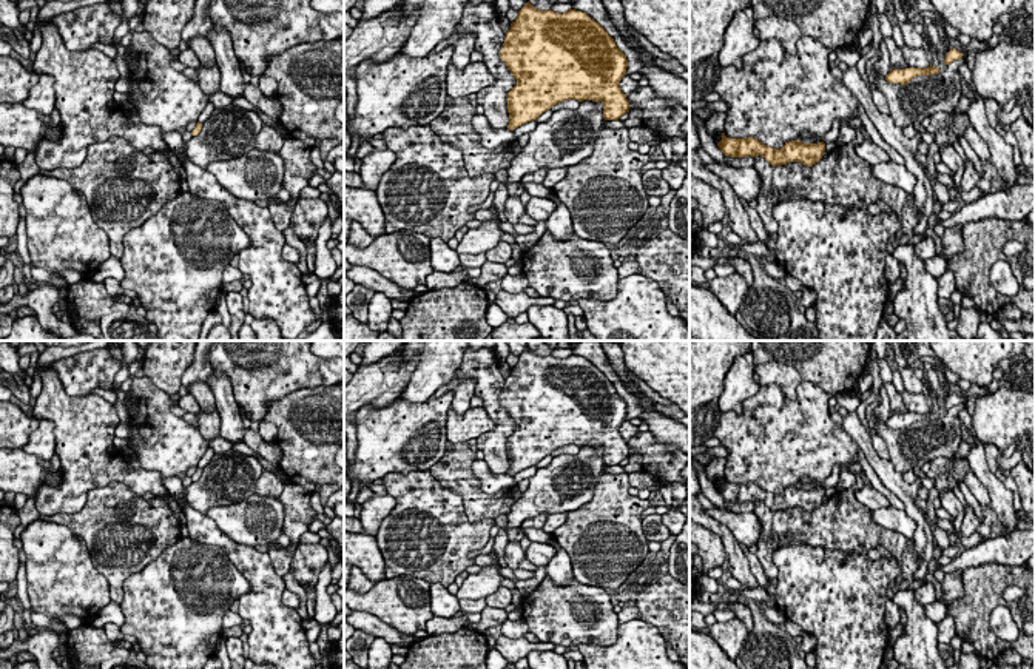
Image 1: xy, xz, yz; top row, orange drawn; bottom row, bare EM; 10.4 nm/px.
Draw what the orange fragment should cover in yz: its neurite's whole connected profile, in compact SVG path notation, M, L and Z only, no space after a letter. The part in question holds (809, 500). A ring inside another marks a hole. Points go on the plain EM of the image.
M722 478L722 486L717 492L730 503L757 503L762 501L770 510L780 512L790 507L801 507L805 512L813 512L819 507L825 496L825 489L802 489L801 486L785 487L782 495L764 490L754 482L731 484Z

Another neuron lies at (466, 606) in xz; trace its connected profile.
M478 598L478 600L460 600L460 612L463 617L469 614L481 614L481 610L486 607L486 600Z

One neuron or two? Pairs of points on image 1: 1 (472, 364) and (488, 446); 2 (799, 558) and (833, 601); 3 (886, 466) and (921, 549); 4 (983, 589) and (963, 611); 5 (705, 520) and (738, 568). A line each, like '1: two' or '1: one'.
1: one
2: one
3: one
4: one
5: one

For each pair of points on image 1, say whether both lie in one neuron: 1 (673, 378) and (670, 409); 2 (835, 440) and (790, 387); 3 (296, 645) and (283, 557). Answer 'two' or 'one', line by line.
1: two
2: two
3: two

